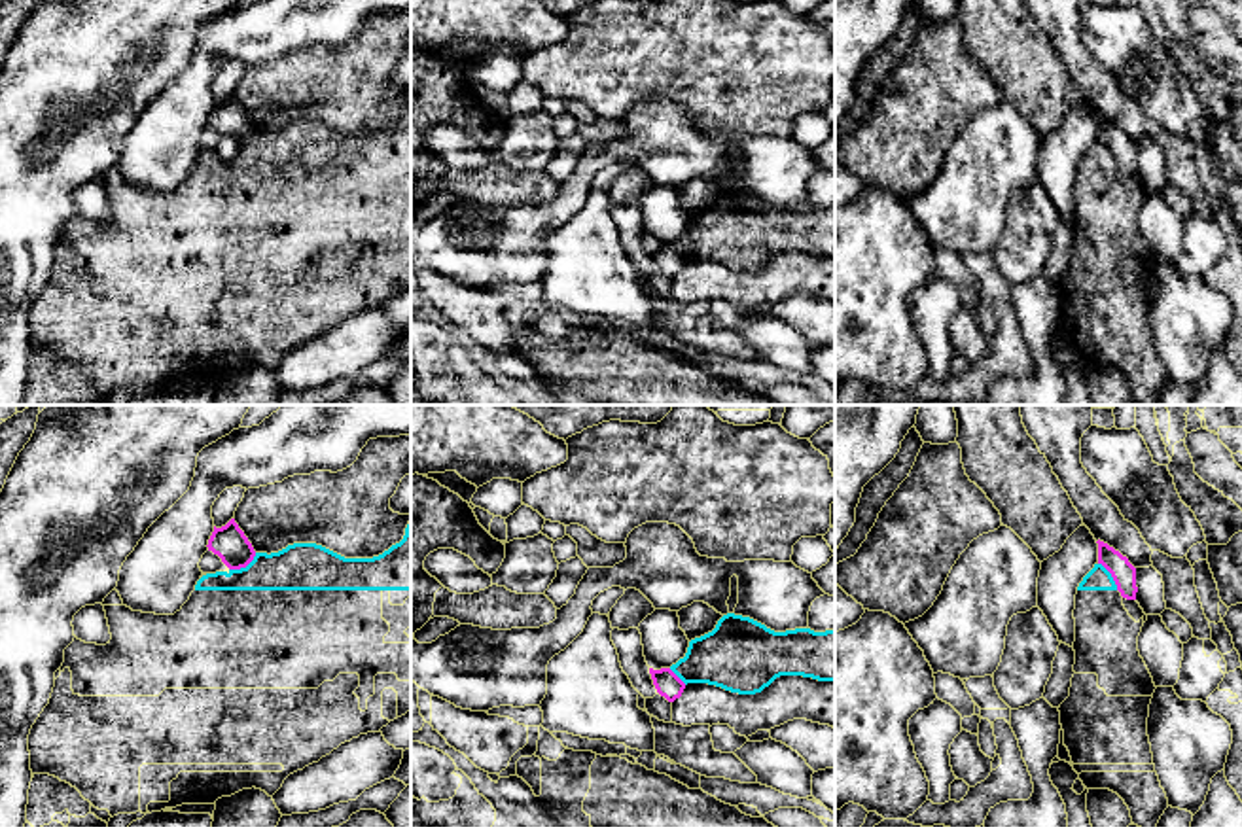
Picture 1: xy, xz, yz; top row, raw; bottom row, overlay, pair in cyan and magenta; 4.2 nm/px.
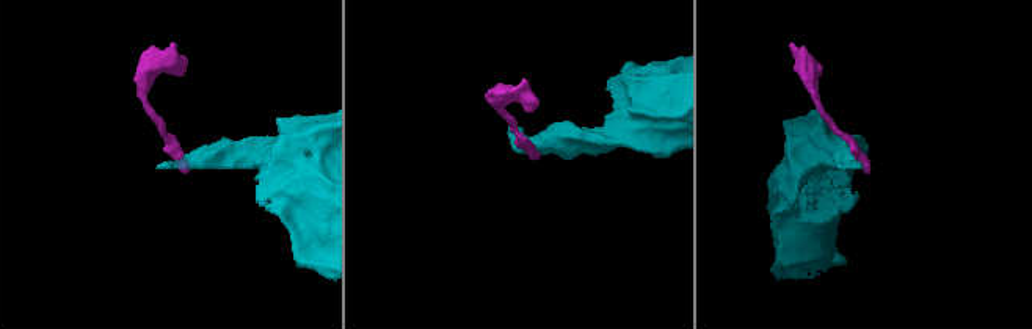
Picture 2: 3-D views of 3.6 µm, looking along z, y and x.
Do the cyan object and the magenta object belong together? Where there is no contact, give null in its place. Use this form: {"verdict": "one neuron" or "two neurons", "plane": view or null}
{"verdict": "two neurons", "plane": "xy"}

